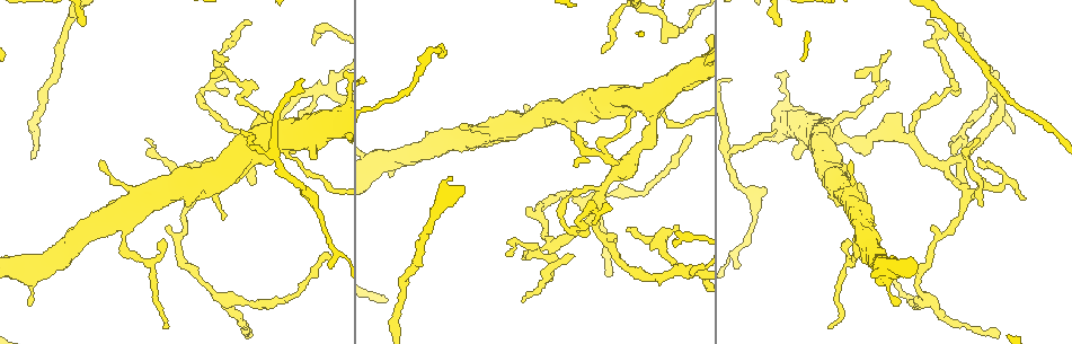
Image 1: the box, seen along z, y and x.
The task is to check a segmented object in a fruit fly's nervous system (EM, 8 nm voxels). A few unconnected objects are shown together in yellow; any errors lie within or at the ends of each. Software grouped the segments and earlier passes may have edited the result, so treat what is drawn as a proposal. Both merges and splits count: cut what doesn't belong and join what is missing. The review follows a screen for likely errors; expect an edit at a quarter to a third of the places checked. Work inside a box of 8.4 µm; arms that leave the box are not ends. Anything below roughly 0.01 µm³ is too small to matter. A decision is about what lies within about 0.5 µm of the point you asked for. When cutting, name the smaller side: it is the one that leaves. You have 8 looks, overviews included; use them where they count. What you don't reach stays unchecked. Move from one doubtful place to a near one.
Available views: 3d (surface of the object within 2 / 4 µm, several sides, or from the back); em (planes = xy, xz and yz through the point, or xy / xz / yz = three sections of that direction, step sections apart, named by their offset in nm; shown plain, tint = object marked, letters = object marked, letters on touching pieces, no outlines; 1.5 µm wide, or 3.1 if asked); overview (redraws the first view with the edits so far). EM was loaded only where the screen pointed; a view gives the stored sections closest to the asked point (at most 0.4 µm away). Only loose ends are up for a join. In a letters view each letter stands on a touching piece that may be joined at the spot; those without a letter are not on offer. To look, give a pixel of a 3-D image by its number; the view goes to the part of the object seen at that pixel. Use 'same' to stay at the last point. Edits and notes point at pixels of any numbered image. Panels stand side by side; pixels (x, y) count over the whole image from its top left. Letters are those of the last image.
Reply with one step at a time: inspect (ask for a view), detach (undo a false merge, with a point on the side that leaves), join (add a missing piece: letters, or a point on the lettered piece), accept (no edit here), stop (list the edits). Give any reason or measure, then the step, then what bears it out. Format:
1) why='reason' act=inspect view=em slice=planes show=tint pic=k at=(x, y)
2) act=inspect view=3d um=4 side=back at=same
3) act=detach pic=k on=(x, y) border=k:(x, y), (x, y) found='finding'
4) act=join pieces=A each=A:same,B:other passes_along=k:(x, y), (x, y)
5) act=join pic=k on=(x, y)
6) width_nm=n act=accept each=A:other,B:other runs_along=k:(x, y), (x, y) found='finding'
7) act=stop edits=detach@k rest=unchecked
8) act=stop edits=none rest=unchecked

why='tapers out' act=inspect view=3d um=2 pic=1 at=(162, 328)

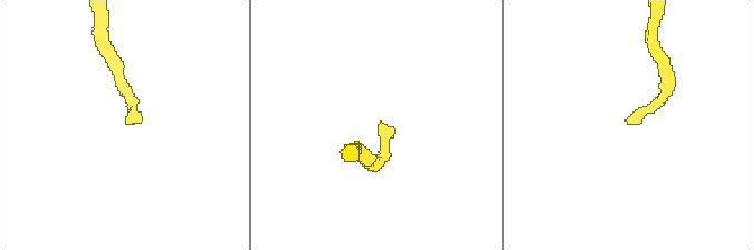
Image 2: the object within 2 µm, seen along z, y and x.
why='need the tissue' act=inspect view=em slice=planes show=plain pic=2 at=(625, 119)

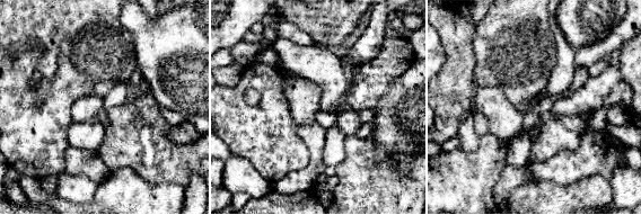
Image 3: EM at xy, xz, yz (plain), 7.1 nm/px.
why='see the neighbours' act=inspect view=em slice=planes show=letters at=same

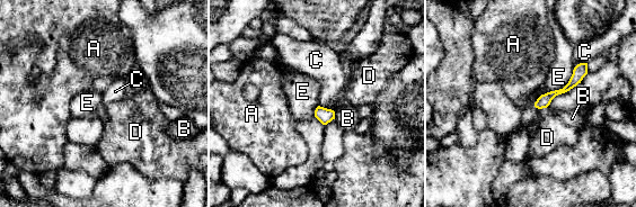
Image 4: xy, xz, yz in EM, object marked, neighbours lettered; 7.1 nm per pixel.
act=accept each=A:other,B:other,C:other,D:other,E:other runs_along=4:(584, 65), (565, 89), (538, 105) found='no lettered piece goes on from it'

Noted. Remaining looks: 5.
why='calibre changes' act=inspect view=em slice=yz step=4 show=tint pic=1 at=(617, 137)

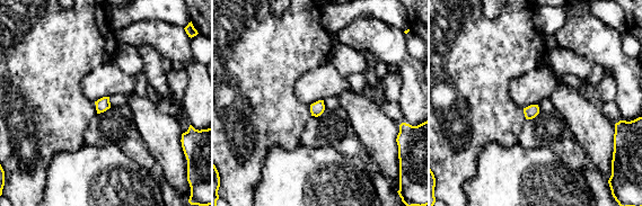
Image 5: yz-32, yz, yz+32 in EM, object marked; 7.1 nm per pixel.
why='another direction' act=inspect view=em slice=planes show=letters at=same

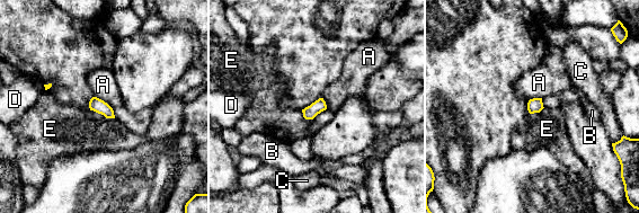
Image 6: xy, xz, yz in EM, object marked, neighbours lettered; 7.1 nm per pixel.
width_nm=100 longest_contact=E:200nm act=accept each=A:other,B:other,C:other,D:other,E:other found='one cell here'

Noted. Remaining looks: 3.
act=inspect view=3d um=2 pic=1 at=(849, 163)

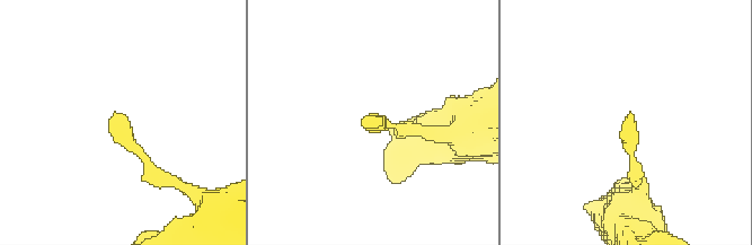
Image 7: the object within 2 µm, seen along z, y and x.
act=inspect view=em slice=xz step=4 show=tint pic=7 at=(631, 116)

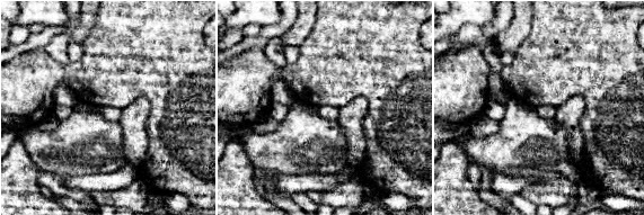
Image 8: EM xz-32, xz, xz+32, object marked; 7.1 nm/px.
why='another direction' act=inspect view=em slice=xy step=4 show=letters at=same

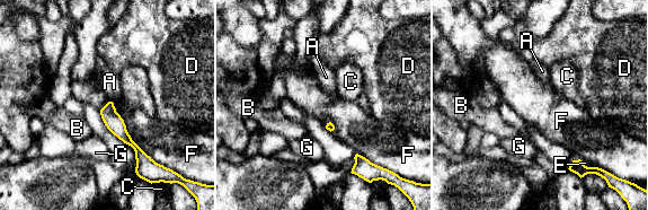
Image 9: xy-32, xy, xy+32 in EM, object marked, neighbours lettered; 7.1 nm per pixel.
longest_contact=F:600nm act=accept each=A:other,B:other,C:other,D:other,E:other,F:other,G:other border=9:(108, 101), (130, 137), (158, 164) found='no lettered piece goes on from it'

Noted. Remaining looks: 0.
act=stop edits=none rest=unchecked

